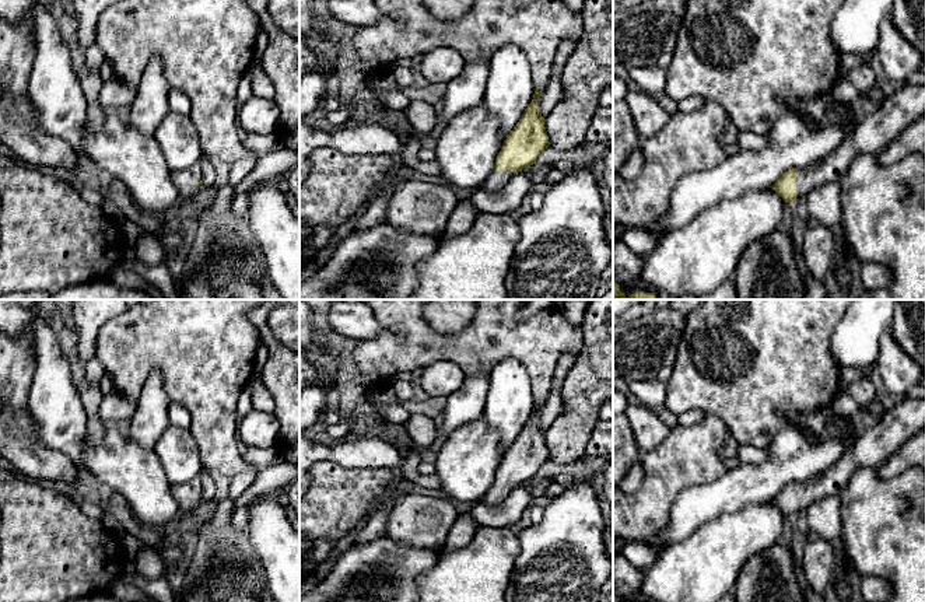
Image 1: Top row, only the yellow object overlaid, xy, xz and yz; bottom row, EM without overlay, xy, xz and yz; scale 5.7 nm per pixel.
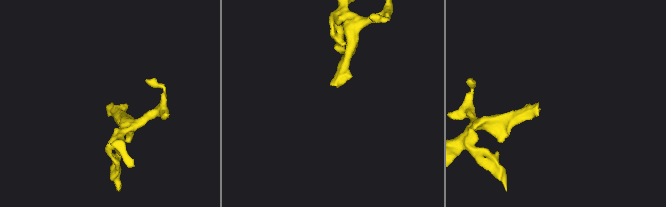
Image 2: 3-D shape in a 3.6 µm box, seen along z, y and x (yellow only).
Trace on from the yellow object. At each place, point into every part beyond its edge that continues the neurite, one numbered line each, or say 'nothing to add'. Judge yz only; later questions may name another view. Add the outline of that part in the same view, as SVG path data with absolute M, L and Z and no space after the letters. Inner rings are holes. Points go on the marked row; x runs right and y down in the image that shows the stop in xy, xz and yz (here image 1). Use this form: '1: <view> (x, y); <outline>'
1: yz (873, 133); M905 84L904 87L898 88L880 106L877 106L877 109L872 115L858 122L854 133L847 137L835 150L833 150L824 158L812 165L796 168L796 199L809 195L812 190L824 183L840 182L854 158L856 158L862 153L880 153L924 112L925 85Z

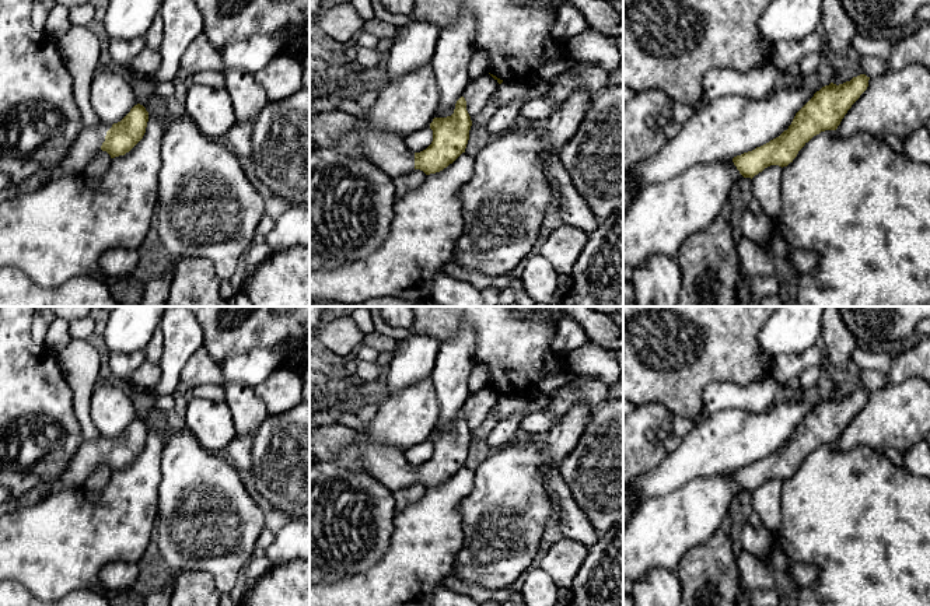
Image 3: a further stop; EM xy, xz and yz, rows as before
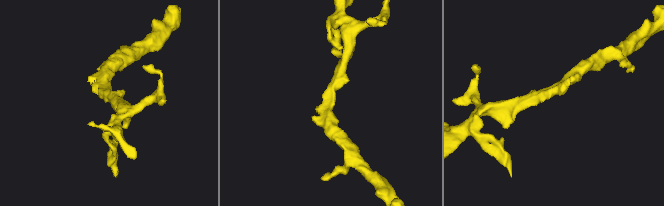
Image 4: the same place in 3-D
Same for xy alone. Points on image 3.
1: xy (87, 146); M99 122L92 127L84 127L78 139L71 144L69 153L53 169L49 171L52 178L77 176L84 174L85 165L92 161L101 151L106 132L112 125Z

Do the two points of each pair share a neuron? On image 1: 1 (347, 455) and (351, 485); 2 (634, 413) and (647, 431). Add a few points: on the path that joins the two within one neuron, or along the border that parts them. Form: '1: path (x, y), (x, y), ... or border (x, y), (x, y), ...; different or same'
1: border (318, 461), (333, 461), (347, 468), (384, 469); different
2: path (638, 417), (647, 427); same

